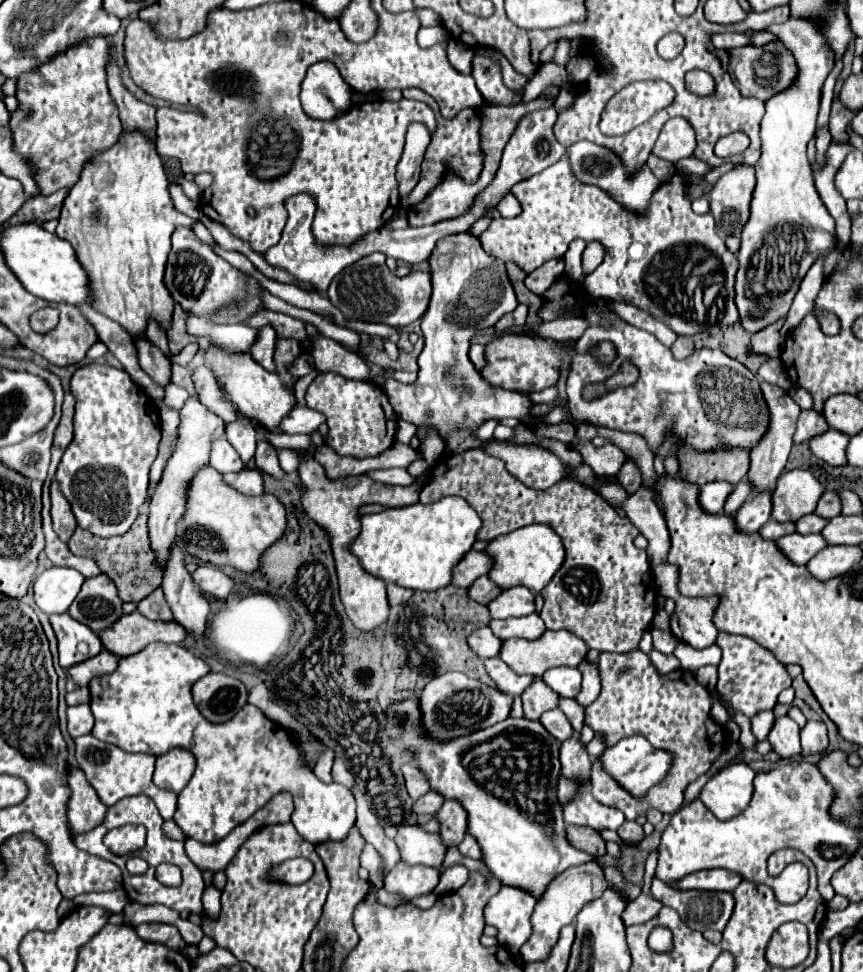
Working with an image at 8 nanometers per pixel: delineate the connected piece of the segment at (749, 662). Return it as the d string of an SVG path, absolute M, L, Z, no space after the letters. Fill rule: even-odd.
M718 632L716 644L722 648L722 662L718 666L716 688L724 696L724 700L728 700L734 710L744 712L748 718L752 718L760 710L774 708L778 694L792 684L786 664L782 664L778 658L774 658L770 650L758 646L746 636Z

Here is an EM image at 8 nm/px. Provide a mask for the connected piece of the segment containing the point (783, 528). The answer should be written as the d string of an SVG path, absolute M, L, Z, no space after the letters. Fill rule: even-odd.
M768 520L760 528L760 534L766 540L778 540L778 538L782 538L786 534L792 534L792 532L796 532L796 524L794 522L784 522L782 524L782 522L776 522L776 520Z

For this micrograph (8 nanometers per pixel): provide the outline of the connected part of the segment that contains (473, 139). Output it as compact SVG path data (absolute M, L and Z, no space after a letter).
M406 88L402 94L404 94L404 98L426 102L434 110L436 122L438 122L438 130L432 136L432 142L430 142L430 146L426 150L426 156L424 156L424 162L422 162L420 180L418 180L418 184L414 186L414 190L410 194L402 196L402 206L404 208L412 208L418 202L422 202L426 198L426 194L442 180L442 176L450 168L456 170L456 174L460 174L466 182L476 182L478 176L480 176L480 172L482 172L482 160L484 160L484 154L480 150L480 134L478 134L478 130L480 130L480 116L478 116L478 112L474 108L466 108L460 114L456 114L456 118L450 118L448 120L448 118L444 118L438 112L436 102L428 94L424 94L422 90L418 90L418 88Z

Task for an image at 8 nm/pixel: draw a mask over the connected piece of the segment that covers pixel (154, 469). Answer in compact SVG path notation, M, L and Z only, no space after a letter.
M162 404L162 407L159 410L160 420L162 420L162 440L160 440L160 450L158 450L158 456L154 460L150 468L150 488L148 501L151 500L153 489L154 489L154 480L160 480L160 474L168 462L168 458L172 456L172 448L174 448L174 440L176 440L176 434L178 434L178 422L180 422L180 414L178 410Z

